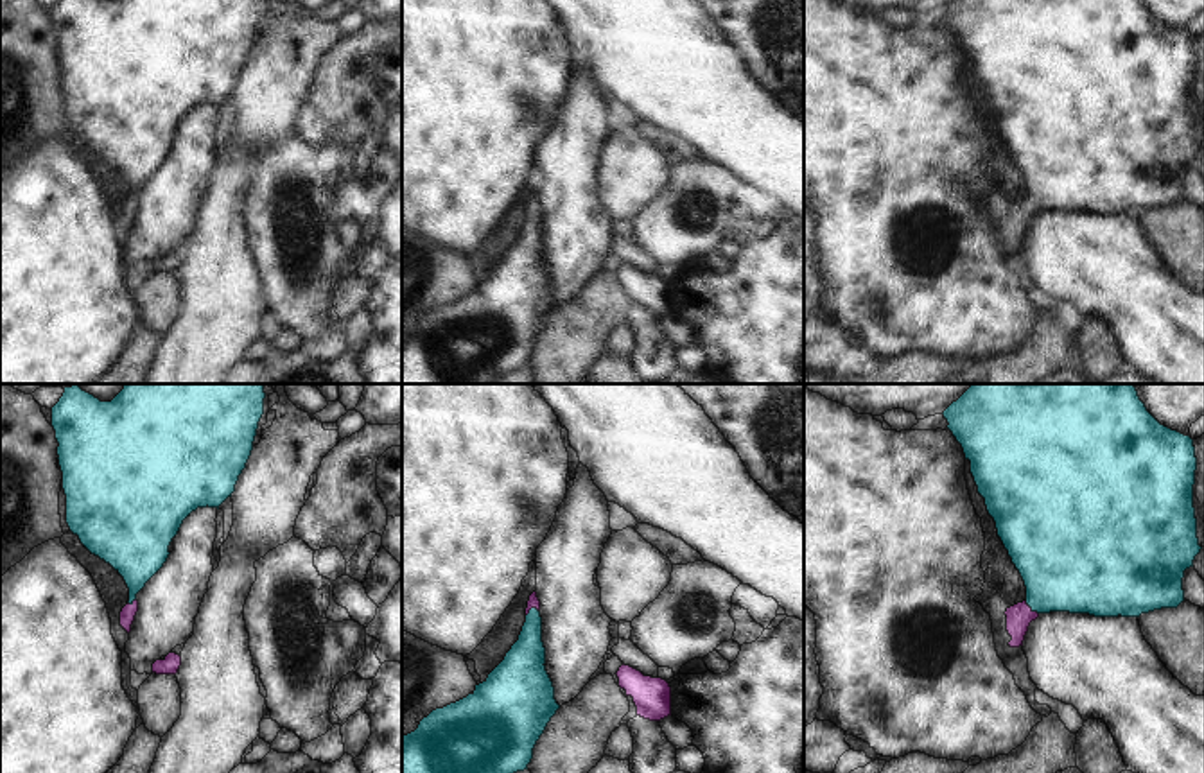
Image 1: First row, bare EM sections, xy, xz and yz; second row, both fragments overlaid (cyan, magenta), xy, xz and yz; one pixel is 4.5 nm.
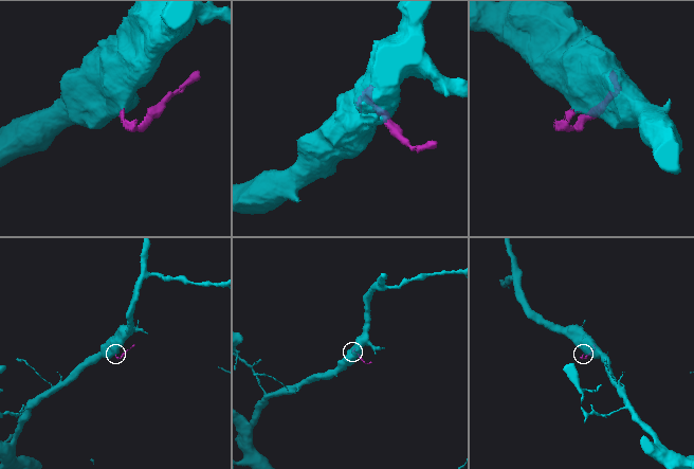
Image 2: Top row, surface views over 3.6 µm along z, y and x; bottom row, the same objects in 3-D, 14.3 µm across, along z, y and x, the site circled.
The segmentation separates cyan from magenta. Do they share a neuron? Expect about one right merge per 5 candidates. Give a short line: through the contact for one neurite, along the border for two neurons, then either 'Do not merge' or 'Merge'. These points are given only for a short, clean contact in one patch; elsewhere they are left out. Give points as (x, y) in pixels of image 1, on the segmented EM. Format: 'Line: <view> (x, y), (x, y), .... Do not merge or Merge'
Line: yz (1068, 565), (1032, 608), (1020, 616). Merge

